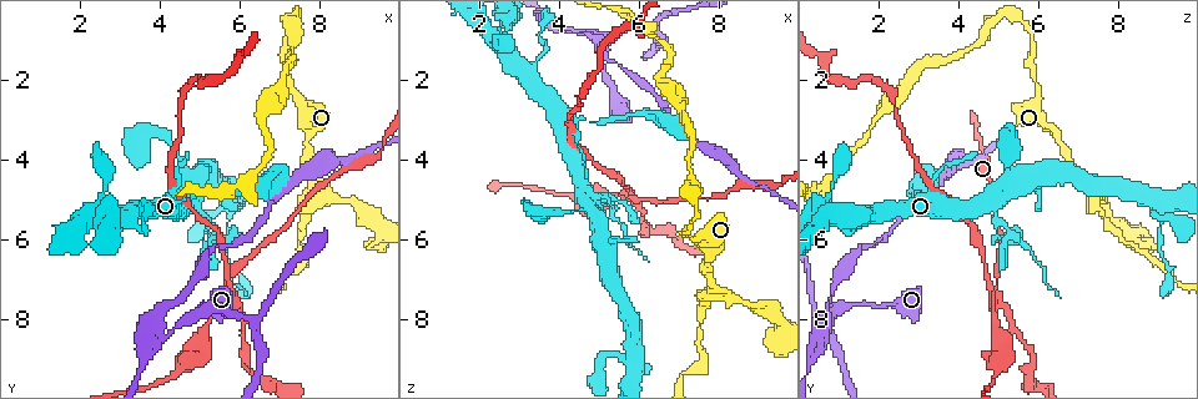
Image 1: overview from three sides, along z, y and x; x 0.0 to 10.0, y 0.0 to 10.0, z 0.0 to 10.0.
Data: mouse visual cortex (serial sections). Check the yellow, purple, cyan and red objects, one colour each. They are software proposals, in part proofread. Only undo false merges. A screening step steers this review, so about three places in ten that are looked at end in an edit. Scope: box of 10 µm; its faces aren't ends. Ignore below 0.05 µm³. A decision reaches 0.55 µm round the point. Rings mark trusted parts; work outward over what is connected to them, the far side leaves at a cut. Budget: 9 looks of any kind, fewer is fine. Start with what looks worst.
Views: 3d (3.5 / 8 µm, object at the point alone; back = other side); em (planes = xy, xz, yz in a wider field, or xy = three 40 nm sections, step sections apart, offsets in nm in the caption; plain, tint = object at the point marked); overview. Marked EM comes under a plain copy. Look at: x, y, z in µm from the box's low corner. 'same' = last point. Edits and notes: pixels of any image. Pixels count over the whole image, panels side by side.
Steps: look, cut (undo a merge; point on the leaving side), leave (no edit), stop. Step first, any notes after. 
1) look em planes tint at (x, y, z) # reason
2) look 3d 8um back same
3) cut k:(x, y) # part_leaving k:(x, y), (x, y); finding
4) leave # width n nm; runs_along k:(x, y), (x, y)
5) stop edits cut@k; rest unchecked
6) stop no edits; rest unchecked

look em xy step 3 tint at (4.10, 8.45, 0.80) # sharp bend

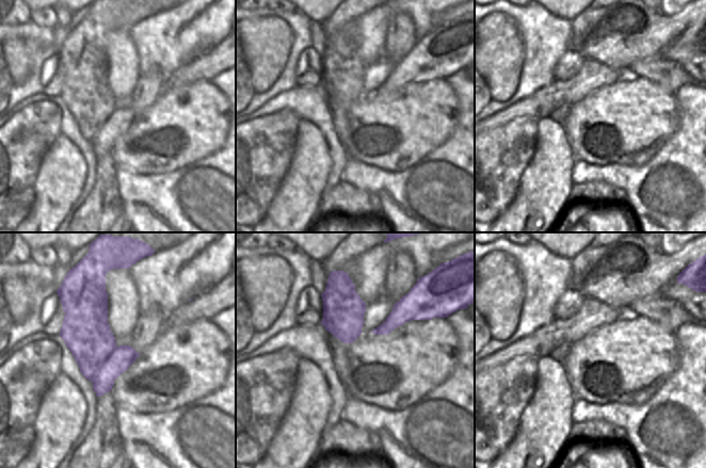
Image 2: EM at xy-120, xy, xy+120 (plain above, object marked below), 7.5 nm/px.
look 3d 3.5um same # wider look

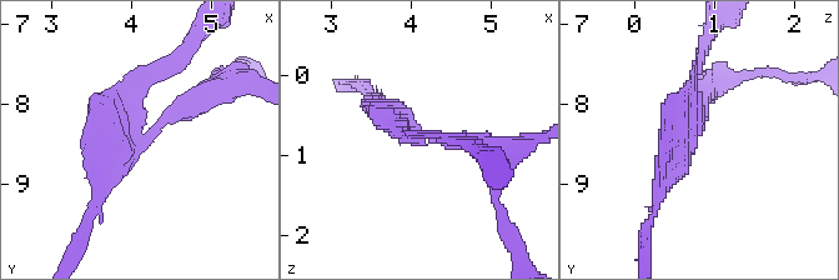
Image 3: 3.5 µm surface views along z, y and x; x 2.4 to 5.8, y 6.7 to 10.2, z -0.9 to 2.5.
cut 3:(147, 76) # part_leaving 3:(124, 110), (124, 99), (201, 34); two cells meet here

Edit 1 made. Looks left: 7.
look overview

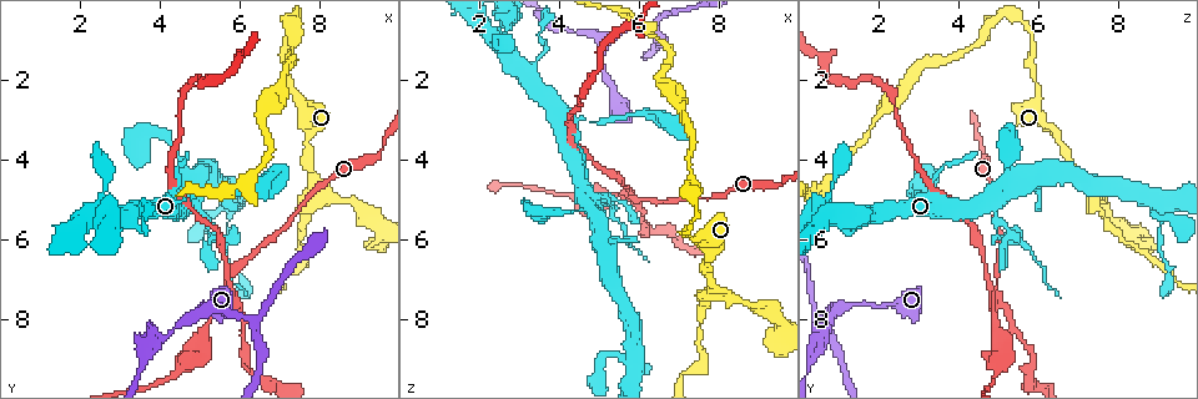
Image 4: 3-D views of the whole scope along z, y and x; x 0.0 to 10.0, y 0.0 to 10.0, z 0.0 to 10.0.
look 3d 8um at (5.55, 7.50, 4.90) # sharp bend

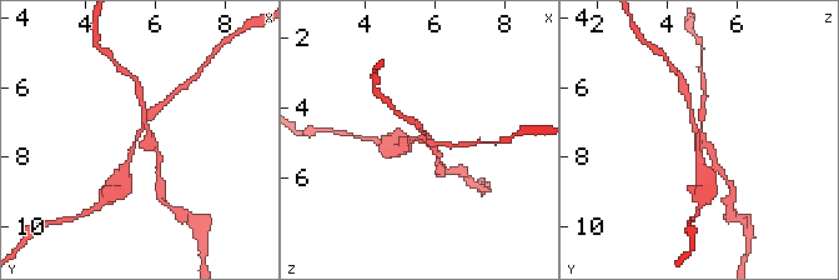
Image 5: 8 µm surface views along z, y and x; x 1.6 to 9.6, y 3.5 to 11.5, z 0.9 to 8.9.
look 3d 3.5um same # zoom in

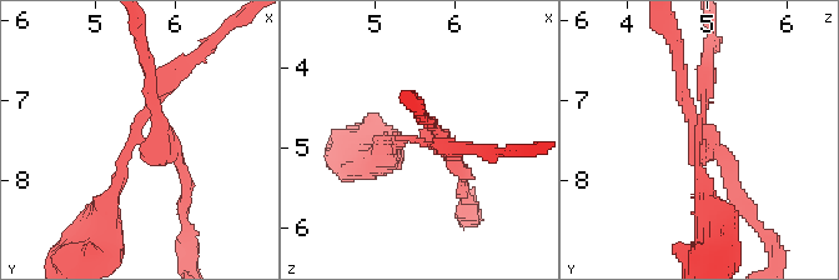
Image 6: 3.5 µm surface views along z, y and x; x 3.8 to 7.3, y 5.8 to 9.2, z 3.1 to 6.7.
cut 6:(727, 160) # part_leaving 6:(142, 144), (157, 110), (139, 36); two cells meet here

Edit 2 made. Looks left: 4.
look 3d 8um at (7.85, 4.50, 7.25) # arms part here

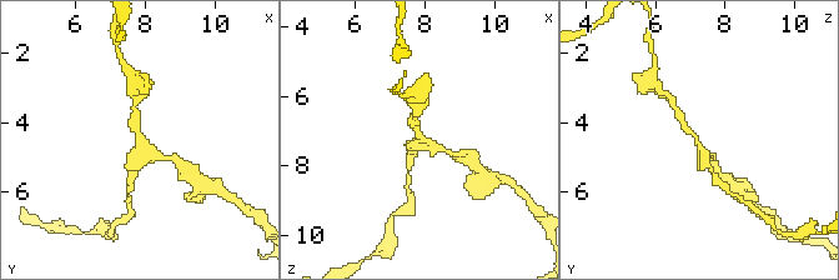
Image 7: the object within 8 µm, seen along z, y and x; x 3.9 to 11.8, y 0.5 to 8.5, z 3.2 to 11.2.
look em xy step 1 tint same # arms 3; arm_widths 200, 200, 300 nm

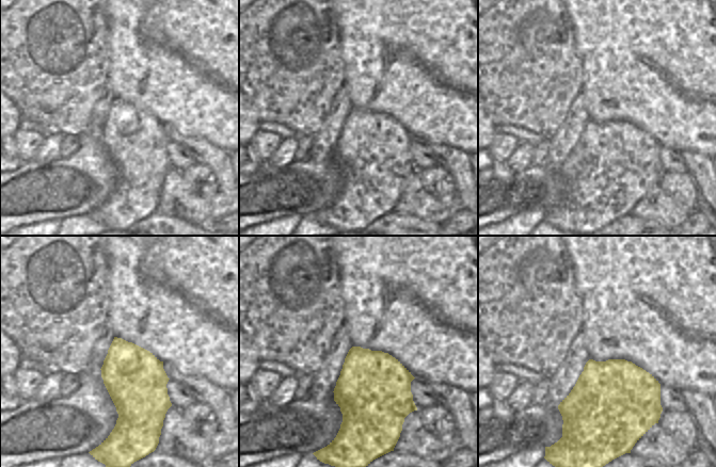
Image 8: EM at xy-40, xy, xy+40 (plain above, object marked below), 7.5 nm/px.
leave # runs_along 7:(134, 110), (139, 141), (167, 158); all the same cell

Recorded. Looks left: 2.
look 3d 3.5um back at (3.15, 5.45, 1.85) # abrupt turn

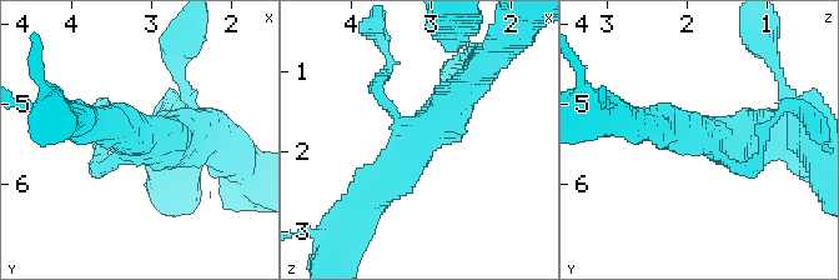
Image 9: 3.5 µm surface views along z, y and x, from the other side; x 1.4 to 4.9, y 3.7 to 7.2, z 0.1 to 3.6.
look em xy step 2 tint at (3.20, 5.35, 1.85) # need the tissue

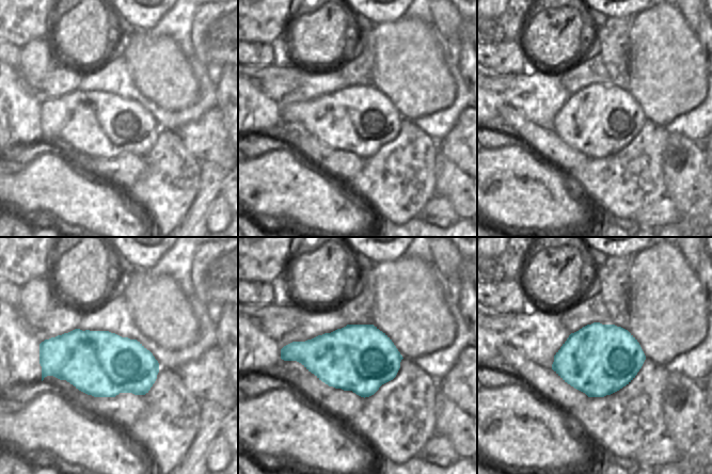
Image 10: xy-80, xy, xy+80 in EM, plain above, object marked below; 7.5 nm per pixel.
leave # arm_widths 150, 400, 500 nm; runs_along 9:(366, 204), (473, 80); continuous, no second cell

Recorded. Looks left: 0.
stop edits cut@3, cut@6; rest unchecked

